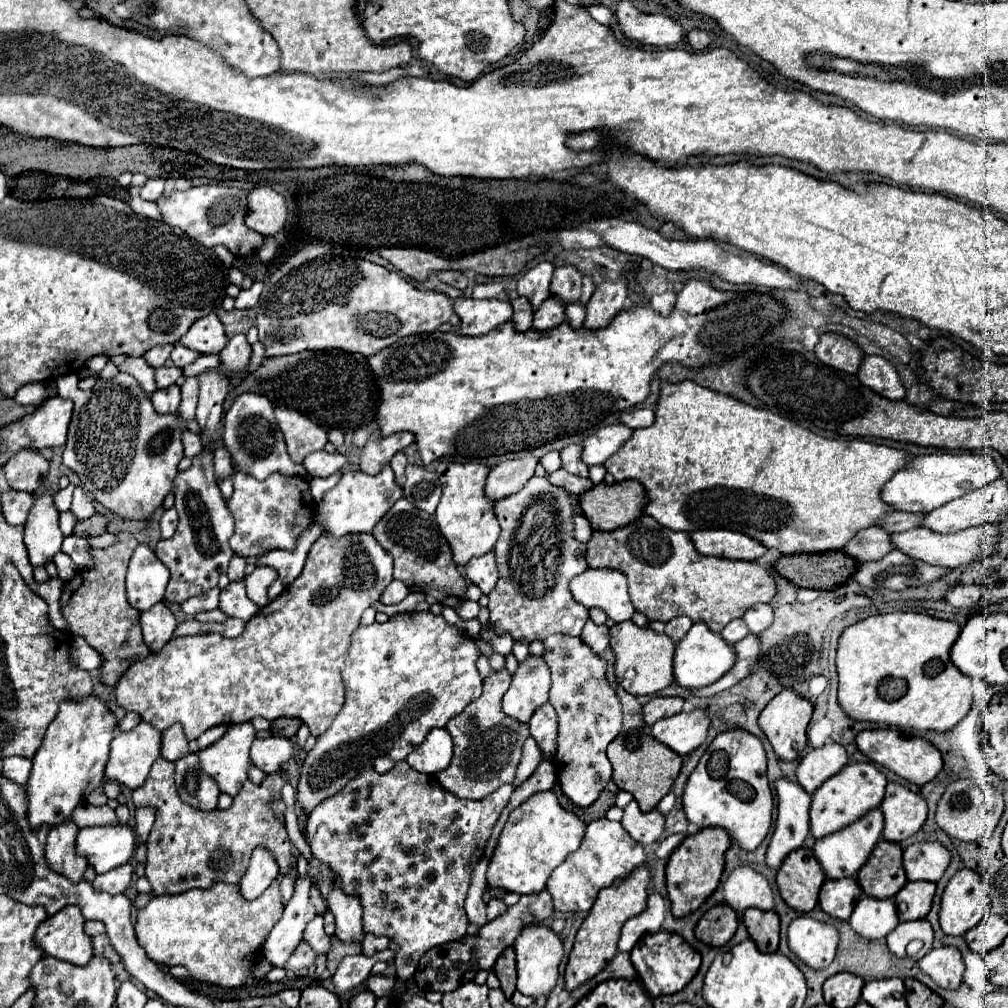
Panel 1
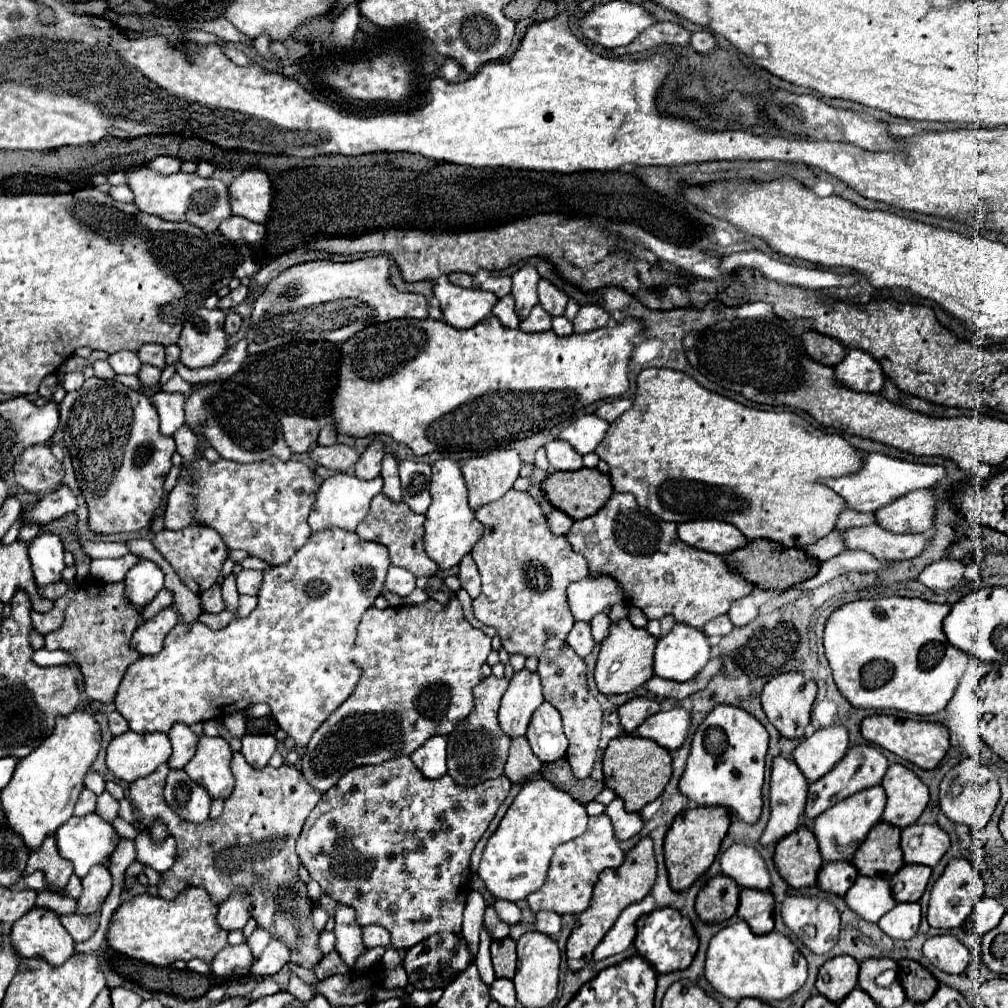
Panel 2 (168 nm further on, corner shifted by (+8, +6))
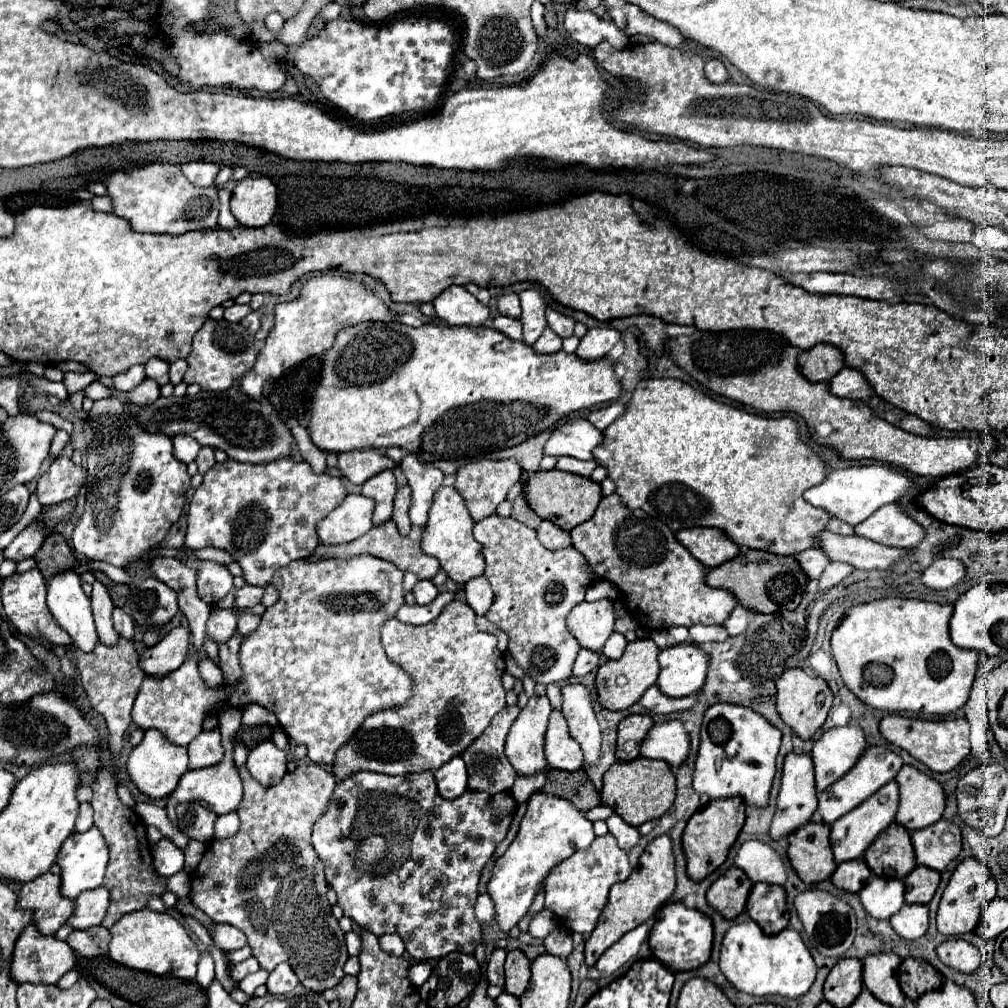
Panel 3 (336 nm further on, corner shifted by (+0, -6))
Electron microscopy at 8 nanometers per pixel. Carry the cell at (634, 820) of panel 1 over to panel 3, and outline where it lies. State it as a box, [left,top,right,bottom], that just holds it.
[606,813,640,851]

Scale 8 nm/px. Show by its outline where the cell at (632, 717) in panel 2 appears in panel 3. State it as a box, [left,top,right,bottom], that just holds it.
[616,715,654,761]

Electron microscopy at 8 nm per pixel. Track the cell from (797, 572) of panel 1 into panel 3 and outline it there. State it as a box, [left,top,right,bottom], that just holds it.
[706,549,808,613]

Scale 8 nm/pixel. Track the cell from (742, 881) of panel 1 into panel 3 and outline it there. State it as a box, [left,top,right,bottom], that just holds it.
[734,841,786,883]

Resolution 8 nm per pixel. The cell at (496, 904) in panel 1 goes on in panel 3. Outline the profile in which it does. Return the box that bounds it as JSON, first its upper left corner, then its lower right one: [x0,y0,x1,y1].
[488,949,506,989]

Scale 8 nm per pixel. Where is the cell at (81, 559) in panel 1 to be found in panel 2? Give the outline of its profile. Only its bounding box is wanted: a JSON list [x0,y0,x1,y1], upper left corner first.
[80,541,128,559]

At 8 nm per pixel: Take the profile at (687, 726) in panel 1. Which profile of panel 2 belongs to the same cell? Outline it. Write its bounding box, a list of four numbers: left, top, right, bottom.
[638,707,690,749]

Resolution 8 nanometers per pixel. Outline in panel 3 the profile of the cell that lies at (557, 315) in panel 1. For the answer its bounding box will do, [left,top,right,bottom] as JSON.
[534,327,562,355]

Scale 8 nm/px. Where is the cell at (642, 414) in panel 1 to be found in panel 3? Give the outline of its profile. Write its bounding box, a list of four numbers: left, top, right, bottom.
[588,403,624,431]

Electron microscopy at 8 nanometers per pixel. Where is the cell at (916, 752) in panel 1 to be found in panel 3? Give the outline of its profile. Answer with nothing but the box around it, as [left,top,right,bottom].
[880,715,970,773]

